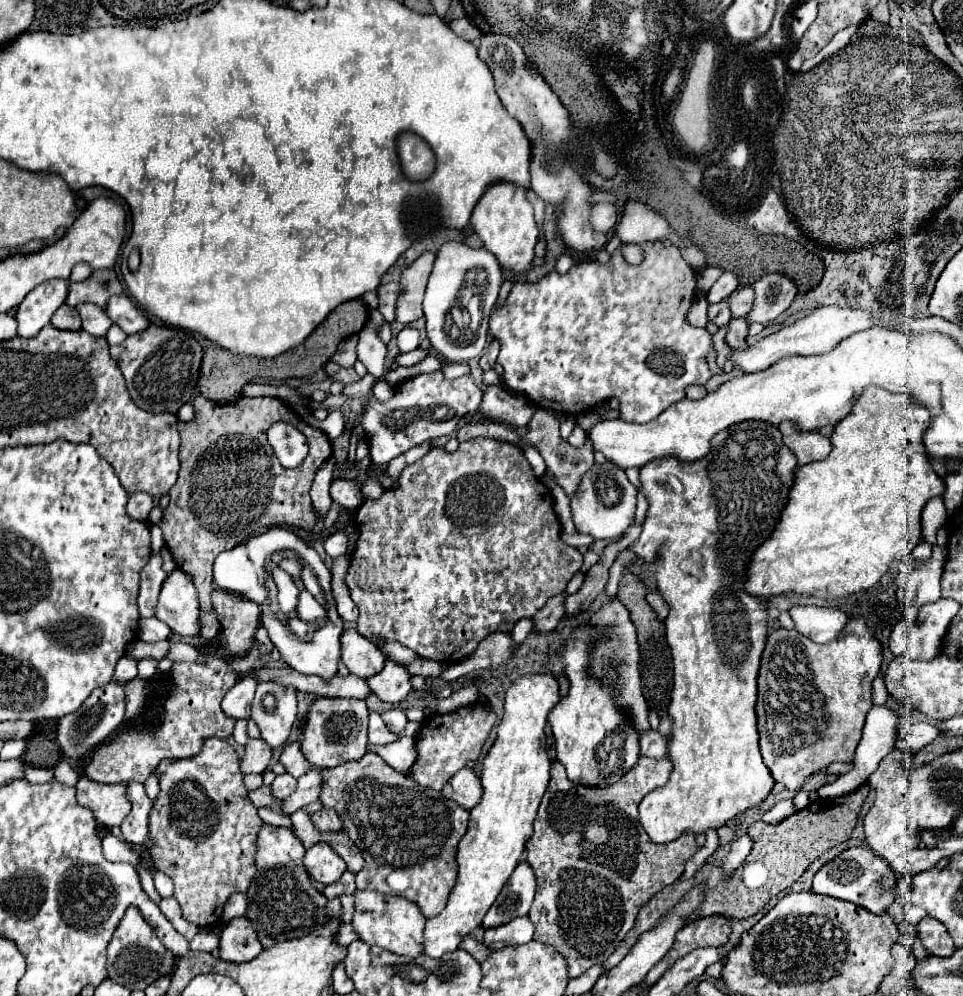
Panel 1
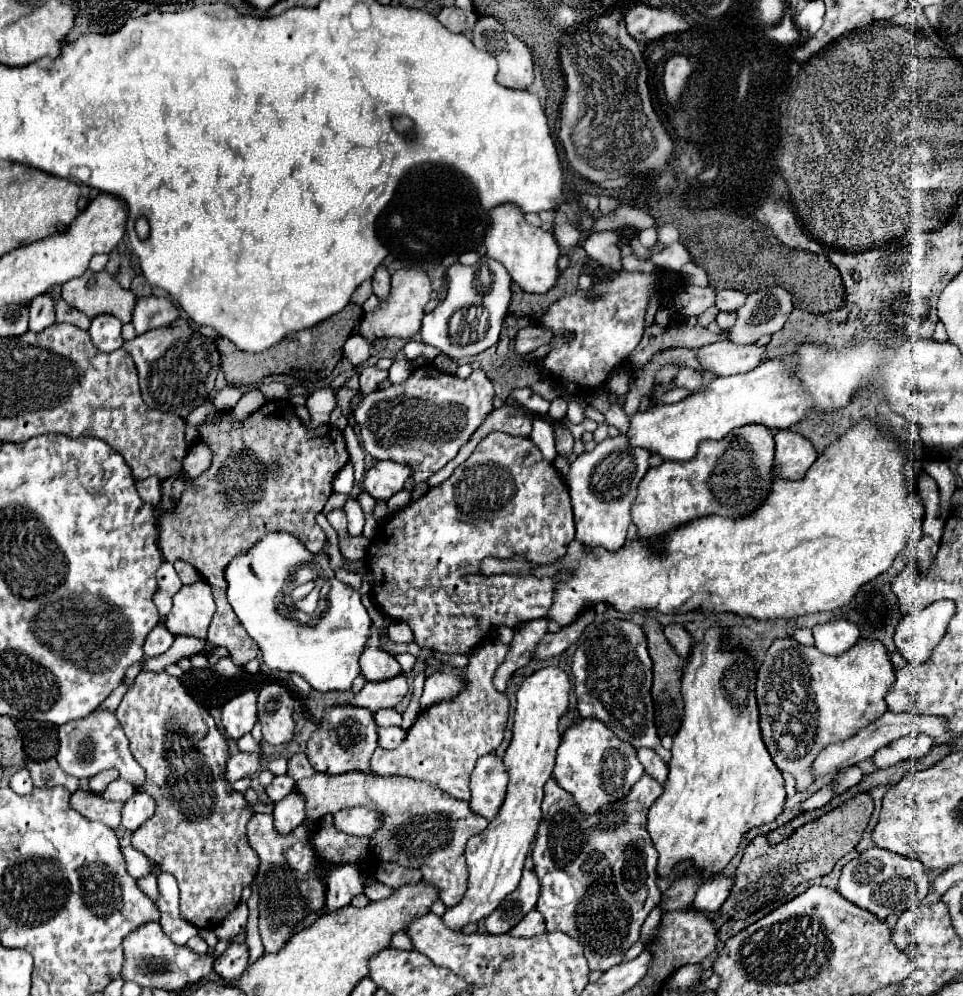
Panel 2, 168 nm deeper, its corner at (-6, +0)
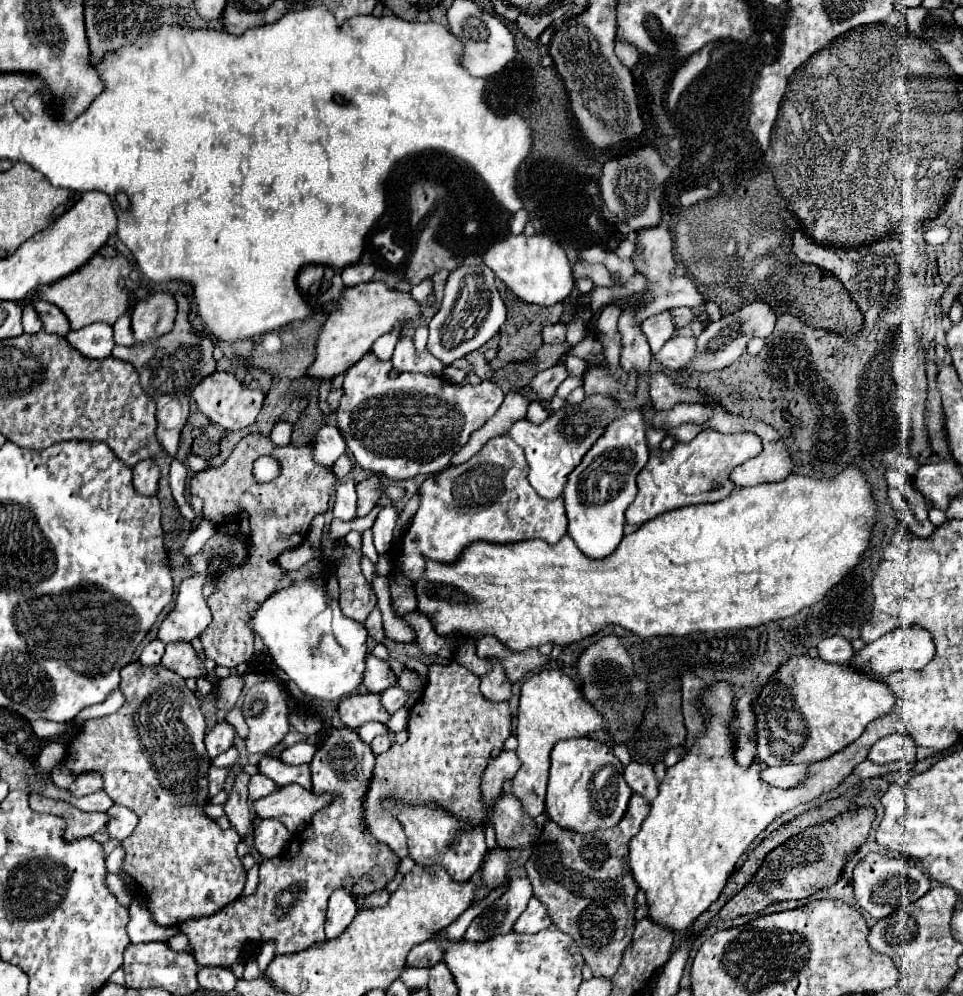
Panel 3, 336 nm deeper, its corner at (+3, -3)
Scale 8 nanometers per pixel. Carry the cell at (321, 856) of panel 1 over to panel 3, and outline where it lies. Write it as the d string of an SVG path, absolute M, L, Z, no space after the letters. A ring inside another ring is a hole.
M344 891L332 893L328 903L328 913L326 913L326 937L334 939L340 933L344 933L344 929L354 921L356 913L358 909L354 901L348 897L348 893Z

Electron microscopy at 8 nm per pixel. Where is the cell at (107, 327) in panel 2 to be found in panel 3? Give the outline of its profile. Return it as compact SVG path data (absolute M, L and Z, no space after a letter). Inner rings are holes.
M92 323L84 329L70 331L66 339L88 359L106 359L114 349L112 327L106 323Z

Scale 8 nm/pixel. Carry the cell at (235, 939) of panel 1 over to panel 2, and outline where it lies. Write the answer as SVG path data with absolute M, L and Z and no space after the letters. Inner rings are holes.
M233 942L221 956L215 958L215 964L213 964L213 970L225 978L225 980L233 980L233 978L239 978L245 968L249 964L249 948L245 942L237 944Z

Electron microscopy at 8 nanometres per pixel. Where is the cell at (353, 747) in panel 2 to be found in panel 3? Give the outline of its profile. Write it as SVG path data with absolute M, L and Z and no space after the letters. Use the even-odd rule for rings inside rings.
M348 727L332 729L328 739L324 741L324 745L316 751L316 755L310 763L310 769L312 769L312 785L314 785L312 793L316 793L316 795L330 793L334 797L334 801L330 801L330 805L326 805L318 813L314 813L310 825L302 833L296 835L296 839L294 839L296 845L288 845L286 853L284 853L284 861L262 861L260 863L260 885L254 895L238 897L236 901L232 901L230 905L212 913L210 917L188 919L180 925L180 929L190 939L190 947L194 951L194 957L200 967L228 967L230 969L234 963L246 961L250 955L256 955L260 945L268 943L268 941L274 941L274 945L276 945L274 955L300 953L314 943L326 941L324 915L326 915L326 907L328 907L328 899L330 899L332 891L344 889L356 901L356 907L364 909L364 899L368 895L376 893L378 889L384 889L394 879L400 857L388 845L376 841L366 831L366 823L364 823L364 797L368 793L368 785L370 785L372 771L374 771L374 757L372 757L370 745L360 741L360 737L354 729L348 729ZM292 883L304 885L304 891L300 895L300 901L296 901L296 905L292 905L292 911L288 911L288 915L284 919L280 919L278 909L276 909L276 895L282 891L282 887L288 887ZM246 945L252 947L250 953L244 953Z

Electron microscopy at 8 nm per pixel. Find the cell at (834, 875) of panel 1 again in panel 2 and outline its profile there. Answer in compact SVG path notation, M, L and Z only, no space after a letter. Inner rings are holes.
M877 846L865 850L849 864L845 864L837 884L837 892L845 900L857 904L859 908L869 910L879 920L887 920L887 916L891 914L899 916L905 910L917 906L929 894L929 888L931 888L931 882L921 862L917 862L915 858L901 858Z

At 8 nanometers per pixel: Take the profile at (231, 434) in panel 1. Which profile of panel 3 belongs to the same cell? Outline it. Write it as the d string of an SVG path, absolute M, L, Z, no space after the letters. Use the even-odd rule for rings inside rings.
M258 433L240 439L232 455L220 467L200 471L190 481L190 495L198 495L204 501L204 517L220 523L226 517L240 515L244 509L250 511L250 561L248 565L236 569L222 569L218 591L208 597L212 623L200 635L200 639L206 657L210 657L216 665L234 669L252 657L254 635L248 621L256 613L258 605L274 593L284 575L284 569L280 569L274 559L306 539L314 515L328 511L334 483L336 477L332 475L330 467L314 465L312 449L306 445L276 447L268 437ZM262 455L270 455L280 463L280 475L268 483L258 483L252 475L252 463Z

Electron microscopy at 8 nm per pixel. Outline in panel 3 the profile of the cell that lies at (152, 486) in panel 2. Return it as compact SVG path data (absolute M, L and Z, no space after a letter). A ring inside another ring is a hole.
M144 459L138 461L134 467L134 487L142 495L154 495L158 489L158 479L160 479L160 469L154 459Z

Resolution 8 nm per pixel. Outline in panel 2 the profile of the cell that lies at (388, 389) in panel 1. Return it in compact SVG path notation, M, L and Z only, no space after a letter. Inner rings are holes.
M409 360L393 362L393 366L389 368L389 376L387 376L387 380L389 380L391 384L401 384L401 382L405 382L405 380L409 378L409 374L411 374L411 368L409 368L409 366L411 366Z

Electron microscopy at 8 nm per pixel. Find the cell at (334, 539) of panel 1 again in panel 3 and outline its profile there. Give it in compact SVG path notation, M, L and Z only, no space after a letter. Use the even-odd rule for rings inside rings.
M352 479L342 481L334 493L334 517L350 521L356 515L356 483Z

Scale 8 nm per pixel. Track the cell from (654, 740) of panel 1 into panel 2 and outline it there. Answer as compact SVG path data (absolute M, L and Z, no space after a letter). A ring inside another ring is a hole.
M641 748L641 750L637 750L637 758L639 758L639 762L643 764L643 768L645 768L645 772L647 772L649 776L653 776L653 778L659 780L659 782L665 782L665 780L667 780L669 768L667 768L667 764L657 756L655 750L651 750L651 748Z

